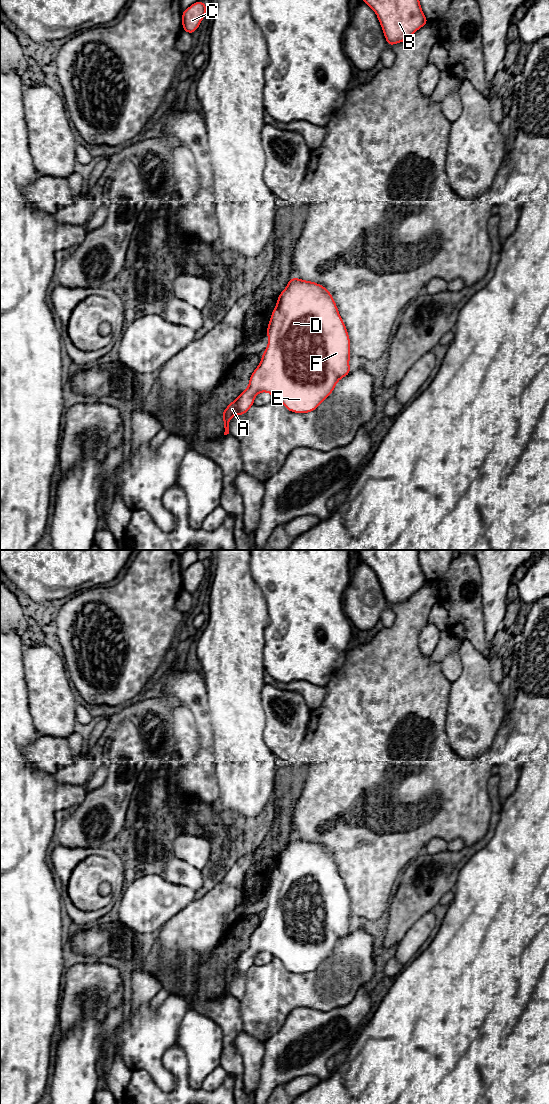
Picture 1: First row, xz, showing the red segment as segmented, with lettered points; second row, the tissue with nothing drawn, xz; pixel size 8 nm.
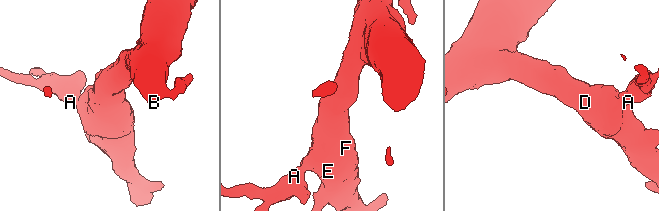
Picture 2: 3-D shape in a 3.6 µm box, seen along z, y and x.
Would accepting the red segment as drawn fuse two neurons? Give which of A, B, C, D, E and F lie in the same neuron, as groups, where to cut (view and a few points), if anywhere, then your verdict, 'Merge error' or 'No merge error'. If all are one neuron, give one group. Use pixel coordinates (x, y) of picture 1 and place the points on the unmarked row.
Groups: A B C D E F. No split. No merge error

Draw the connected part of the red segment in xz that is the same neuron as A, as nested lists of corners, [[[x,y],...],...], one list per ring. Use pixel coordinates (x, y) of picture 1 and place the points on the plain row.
[[[292,837],[286,848],[279,854],[275,869],[267,887],[268,906],[262,913],[258,927],[249,938],[249,946],[222,973],[225,988],[224,995],[229,994],[229,981],[235,975],[245,975],[253,966],[255,956],[268,952],[281,961],[288,971],[309,973],[333,952],[337,942],[350,934],[349,919],[350,898],[341,878],[332,854],[322,845]]]

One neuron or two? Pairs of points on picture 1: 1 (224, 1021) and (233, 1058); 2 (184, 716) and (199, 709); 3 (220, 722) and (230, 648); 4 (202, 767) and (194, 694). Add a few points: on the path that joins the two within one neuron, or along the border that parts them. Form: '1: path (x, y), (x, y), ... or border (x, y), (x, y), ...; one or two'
1: path (229, 1030), (229, 1049); one
2: border (174, 701), (189, 709), (198, 735); two
3: path (230, 704), (230, 666); one
4: path (205, 748), (205, 729), (201, 711); one

